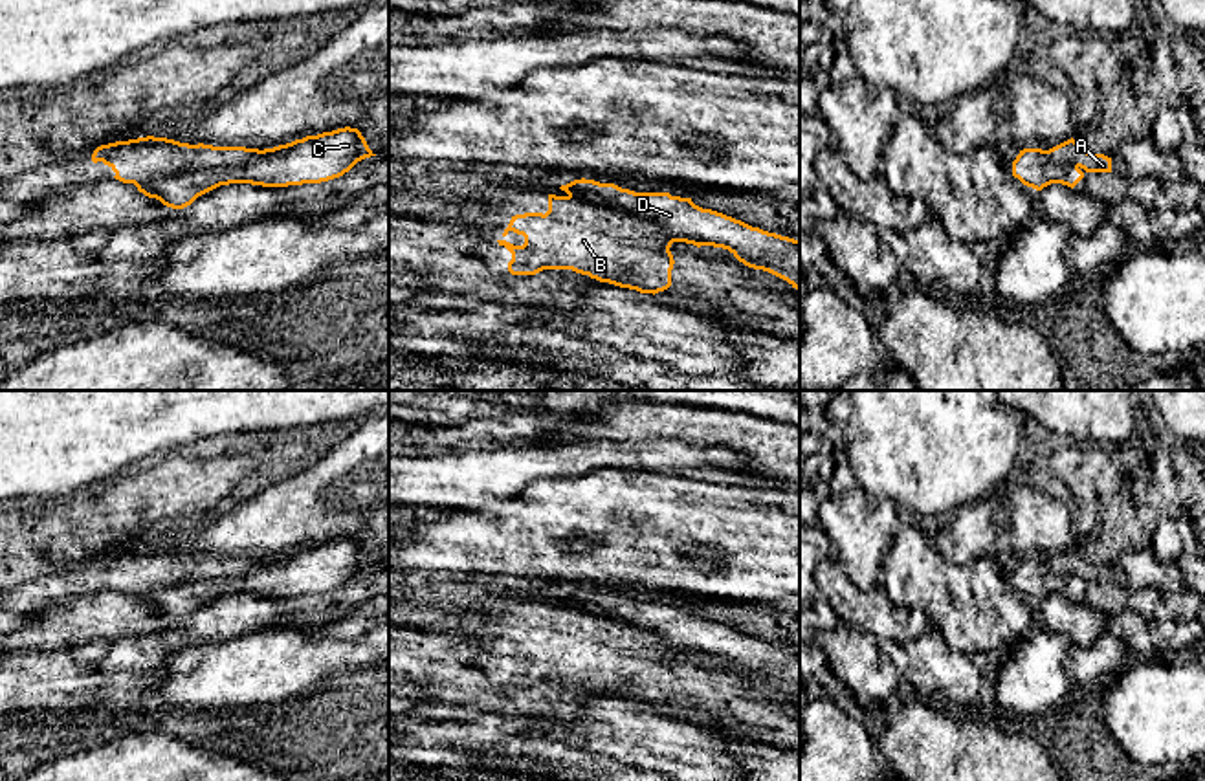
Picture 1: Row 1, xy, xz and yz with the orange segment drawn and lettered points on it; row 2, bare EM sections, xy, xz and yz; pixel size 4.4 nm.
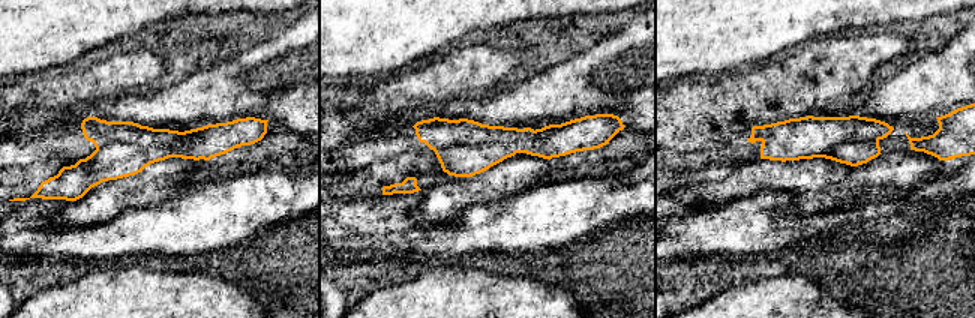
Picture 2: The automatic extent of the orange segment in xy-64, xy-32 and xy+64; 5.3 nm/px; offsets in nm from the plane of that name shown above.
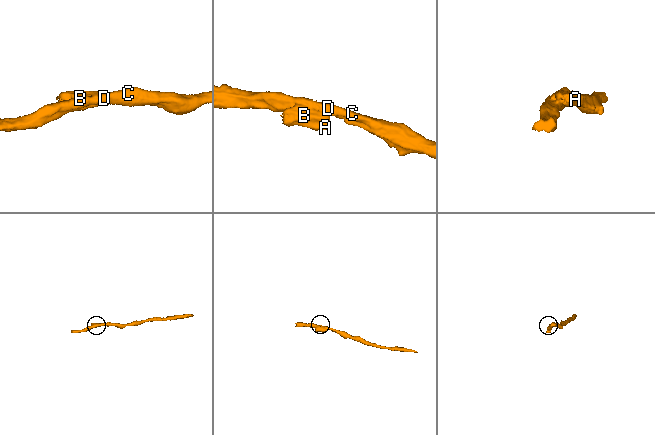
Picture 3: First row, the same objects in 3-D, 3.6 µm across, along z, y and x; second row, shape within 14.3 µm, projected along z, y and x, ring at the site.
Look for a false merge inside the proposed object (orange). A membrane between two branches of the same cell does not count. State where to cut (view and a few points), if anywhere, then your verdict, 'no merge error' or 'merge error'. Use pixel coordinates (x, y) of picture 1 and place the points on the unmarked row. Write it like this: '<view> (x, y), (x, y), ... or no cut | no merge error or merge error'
xy (261, 561), (232, 578), (193, 578), (134, 594) | merge error

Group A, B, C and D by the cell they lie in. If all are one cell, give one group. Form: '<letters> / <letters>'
A B / C D

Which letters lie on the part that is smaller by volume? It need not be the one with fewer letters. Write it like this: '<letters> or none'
A, B

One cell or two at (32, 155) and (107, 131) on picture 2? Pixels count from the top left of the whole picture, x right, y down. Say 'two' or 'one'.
one

